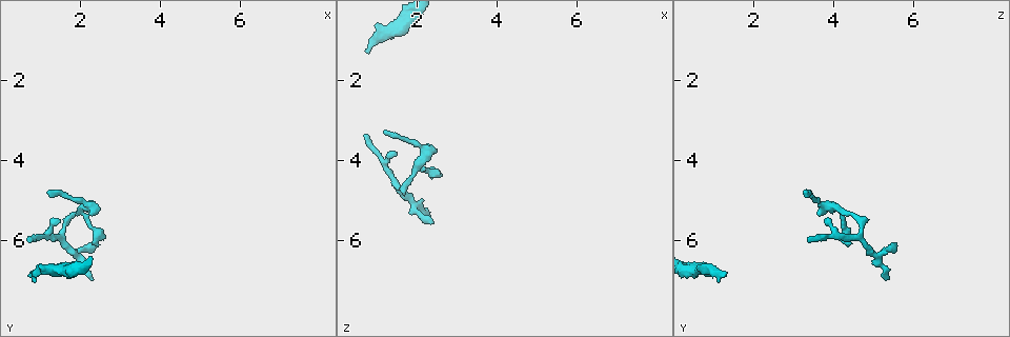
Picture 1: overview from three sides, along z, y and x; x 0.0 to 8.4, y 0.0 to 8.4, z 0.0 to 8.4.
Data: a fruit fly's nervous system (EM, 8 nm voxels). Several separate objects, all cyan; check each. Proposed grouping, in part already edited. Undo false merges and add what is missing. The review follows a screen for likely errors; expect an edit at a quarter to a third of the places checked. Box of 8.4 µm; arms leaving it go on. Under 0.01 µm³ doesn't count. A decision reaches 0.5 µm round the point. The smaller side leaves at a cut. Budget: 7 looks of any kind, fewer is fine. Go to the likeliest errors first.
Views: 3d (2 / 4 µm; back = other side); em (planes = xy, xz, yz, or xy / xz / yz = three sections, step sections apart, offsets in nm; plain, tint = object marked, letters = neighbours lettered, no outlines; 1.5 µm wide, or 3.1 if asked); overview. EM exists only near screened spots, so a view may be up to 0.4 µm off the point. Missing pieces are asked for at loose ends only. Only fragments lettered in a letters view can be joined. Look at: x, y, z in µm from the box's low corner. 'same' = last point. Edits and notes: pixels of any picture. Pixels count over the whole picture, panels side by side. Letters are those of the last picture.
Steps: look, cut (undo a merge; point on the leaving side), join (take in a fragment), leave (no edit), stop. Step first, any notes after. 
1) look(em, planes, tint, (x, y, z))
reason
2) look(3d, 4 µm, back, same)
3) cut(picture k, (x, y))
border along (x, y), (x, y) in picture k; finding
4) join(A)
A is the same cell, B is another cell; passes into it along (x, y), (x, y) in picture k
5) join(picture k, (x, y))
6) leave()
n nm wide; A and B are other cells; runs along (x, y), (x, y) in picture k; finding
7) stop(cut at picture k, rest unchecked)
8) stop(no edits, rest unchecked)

look(3d, 2 µm, (0.80, 6.75, 1.30))
end of a long branch

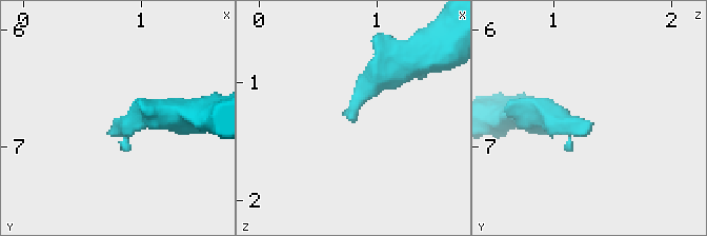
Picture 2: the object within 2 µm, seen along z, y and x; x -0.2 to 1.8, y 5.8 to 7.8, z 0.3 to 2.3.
look(em, planes, letters, (0.74, 6.80, 1.32))

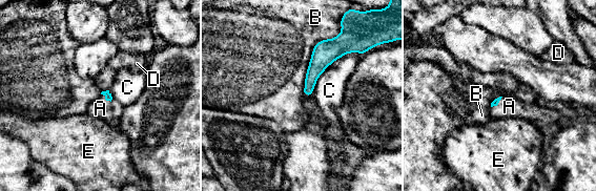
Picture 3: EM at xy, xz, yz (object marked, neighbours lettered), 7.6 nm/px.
join(A)
A is the same cell, B, C, D and E are other cells; passes into it along (107, 94), (105, 99), (100, 108) in picture 3; it goes on there

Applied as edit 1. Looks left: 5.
look(em, planes, plain, (1.25, 4.85, 3.25))
free end

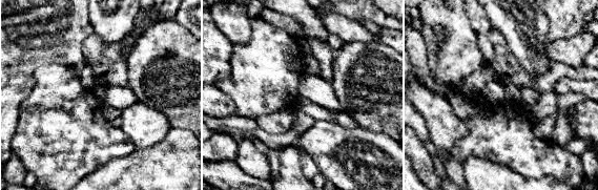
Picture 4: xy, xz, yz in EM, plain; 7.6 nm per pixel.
look(em, planes, letters, same)

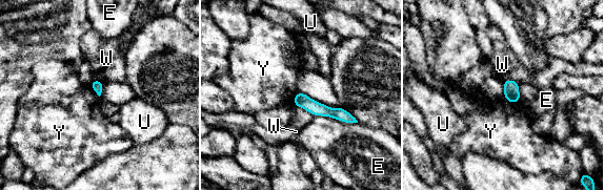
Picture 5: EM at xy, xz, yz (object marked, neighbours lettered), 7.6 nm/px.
leave()
80 nm wide; E, U, W and Y are other cells; runs along (297, 99), (353, 120) in picture 5; no lettered fragment goes on from it

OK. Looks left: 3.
look(em, xy, step 4, tint, (2.45, 6.10, 5.50))
tapers out

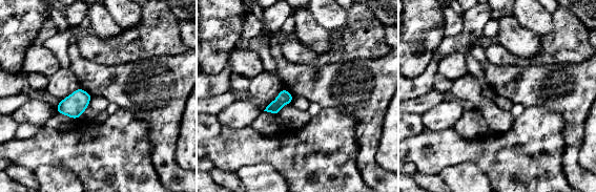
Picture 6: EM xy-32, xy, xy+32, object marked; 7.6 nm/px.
look(em, planes, letters, same)

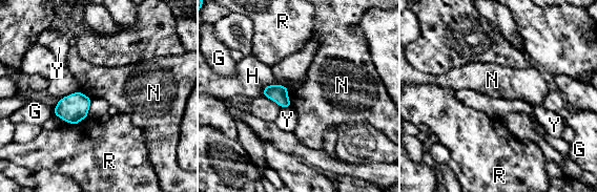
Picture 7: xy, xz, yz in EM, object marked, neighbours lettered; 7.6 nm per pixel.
leave()
140 nm wide; G, H, N, R and Y are other cells; border along (286, 87), (291, 106) in picture 7; none of them fits

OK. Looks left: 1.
stop(join at picture 3, rest unchecked)

